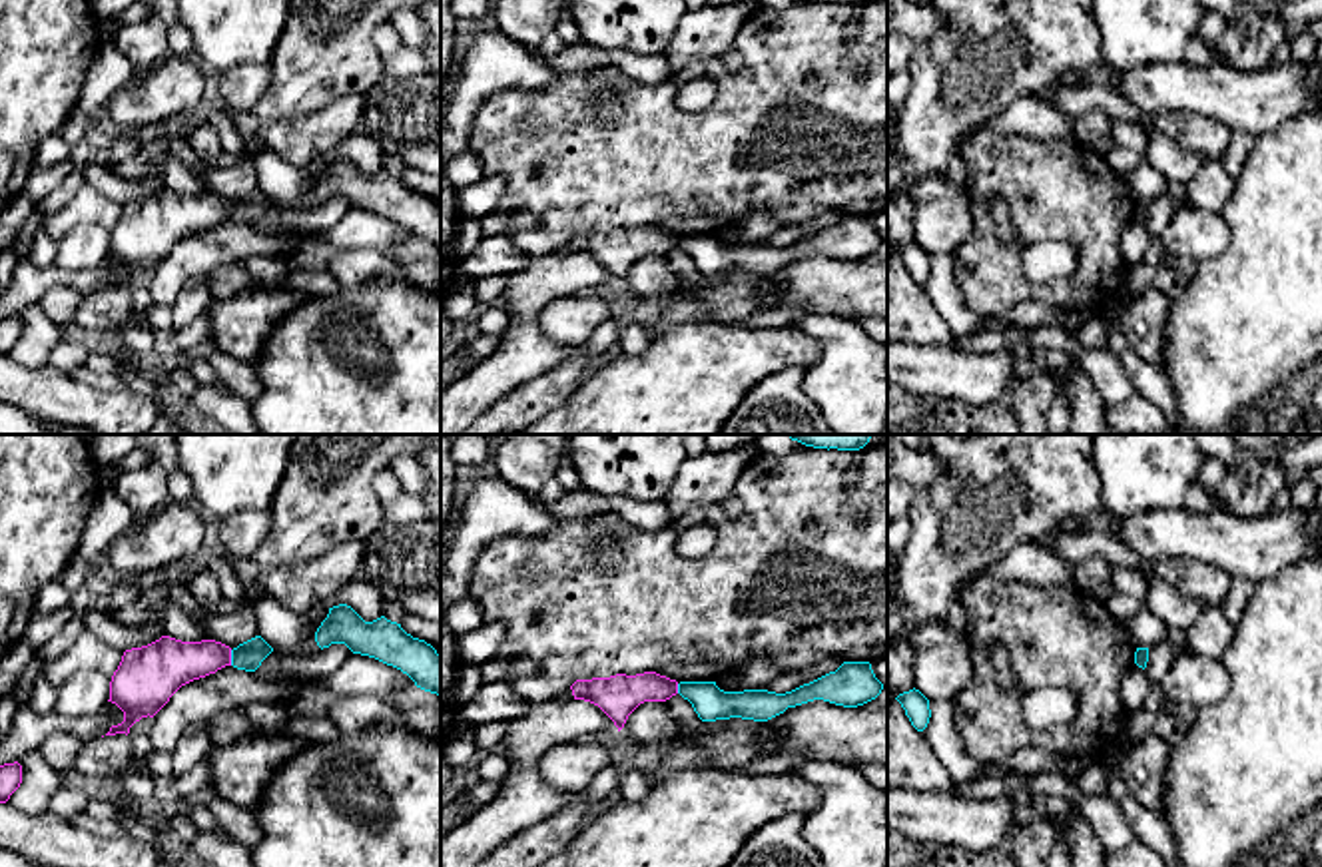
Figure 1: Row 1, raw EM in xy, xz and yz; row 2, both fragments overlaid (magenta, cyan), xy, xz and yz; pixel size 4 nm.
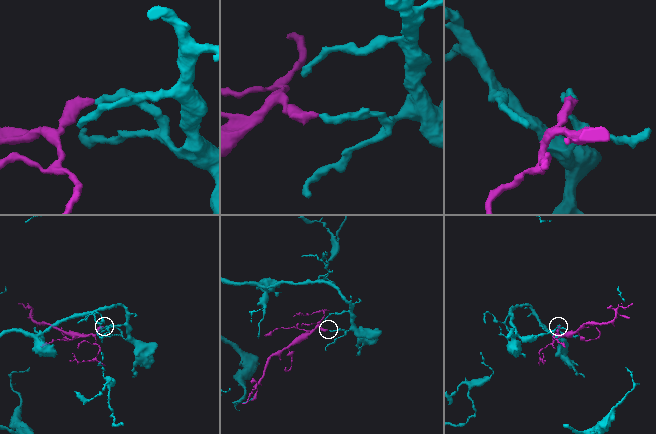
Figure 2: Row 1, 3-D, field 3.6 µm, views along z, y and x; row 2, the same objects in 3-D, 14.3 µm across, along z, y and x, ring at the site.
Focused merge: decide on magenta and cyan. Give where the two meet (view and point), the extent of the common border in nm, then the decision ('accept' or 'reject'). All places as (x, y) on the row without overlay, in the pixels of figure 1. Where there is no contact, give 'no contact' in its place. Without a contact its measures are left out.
meets magenta in xy at (230, 212); contact 60 nm long; reject

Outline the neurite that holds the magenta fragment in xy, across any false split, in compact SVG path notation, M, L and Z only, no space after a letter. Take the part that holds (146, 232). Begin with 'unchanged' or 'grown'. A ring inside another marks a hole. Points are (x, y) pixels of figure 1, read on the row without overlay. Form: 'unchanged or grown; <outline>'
unchanged; M162 189L148 199L126 203L112 229L108 253L124 265L124 275L112 279L106 289L128 289L136 275L148 269L154 271L181 239L215 227L225 219L231 219L231 201L215 193L181 195Z

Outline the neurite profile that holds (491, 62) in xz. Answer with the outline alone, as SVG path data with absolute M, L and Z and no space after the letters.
M498 30L471 34L441 102L441 169L469 147L475 116L487 98L546 88L556 74L538 54Z

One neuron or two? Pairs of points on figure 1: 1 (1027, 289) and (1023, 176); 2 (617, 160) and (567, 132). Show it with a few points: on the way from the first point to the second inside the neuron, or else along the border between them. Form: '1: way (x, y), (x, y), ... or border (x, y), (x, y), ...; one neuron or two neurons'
1: way (993, 258), (980, 214), (990, 186); one neuron
2: way (605, 160), (595, 160), (579, 144); one neuron

